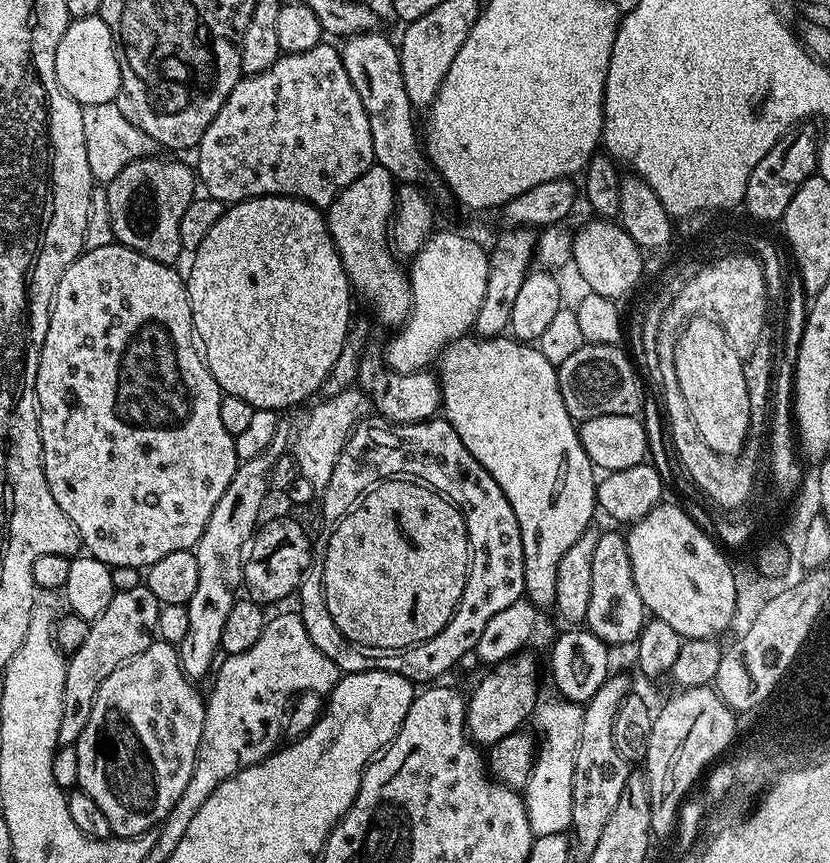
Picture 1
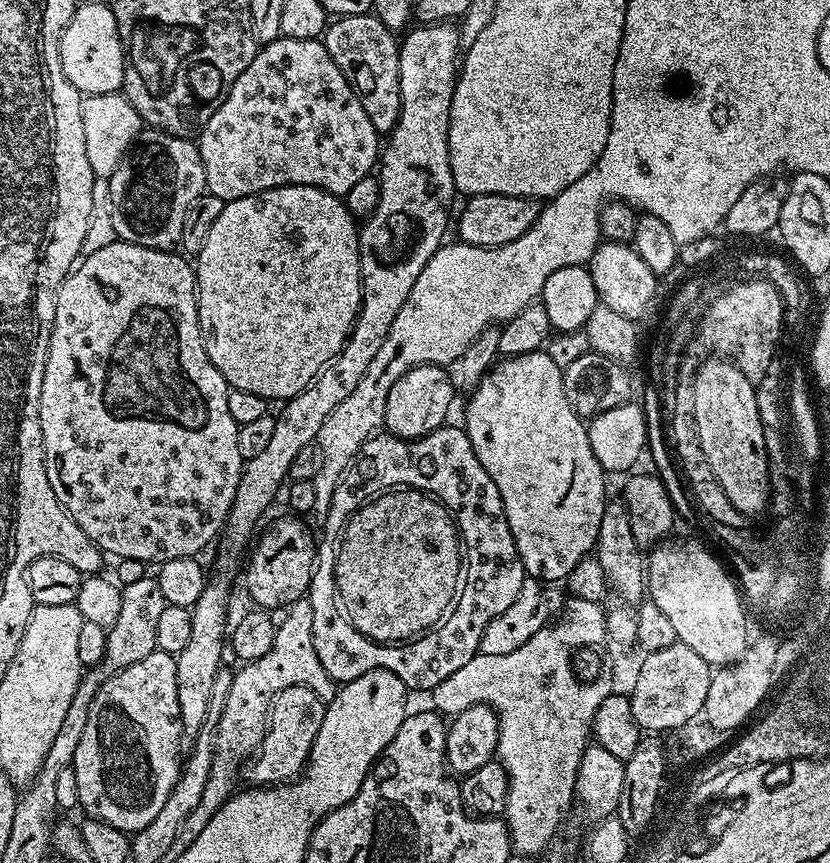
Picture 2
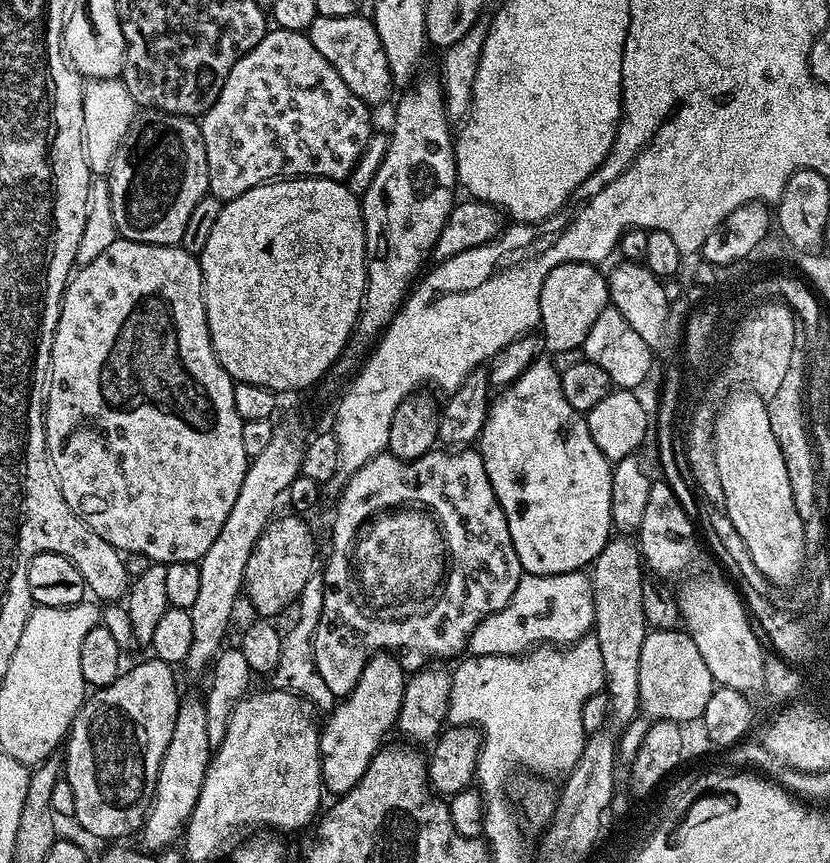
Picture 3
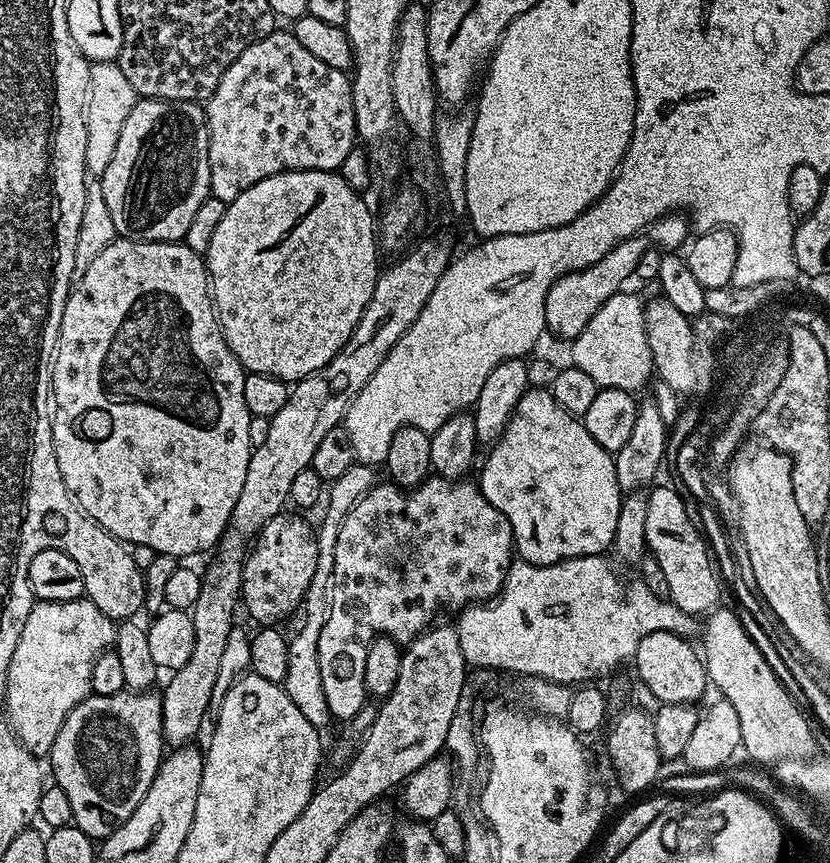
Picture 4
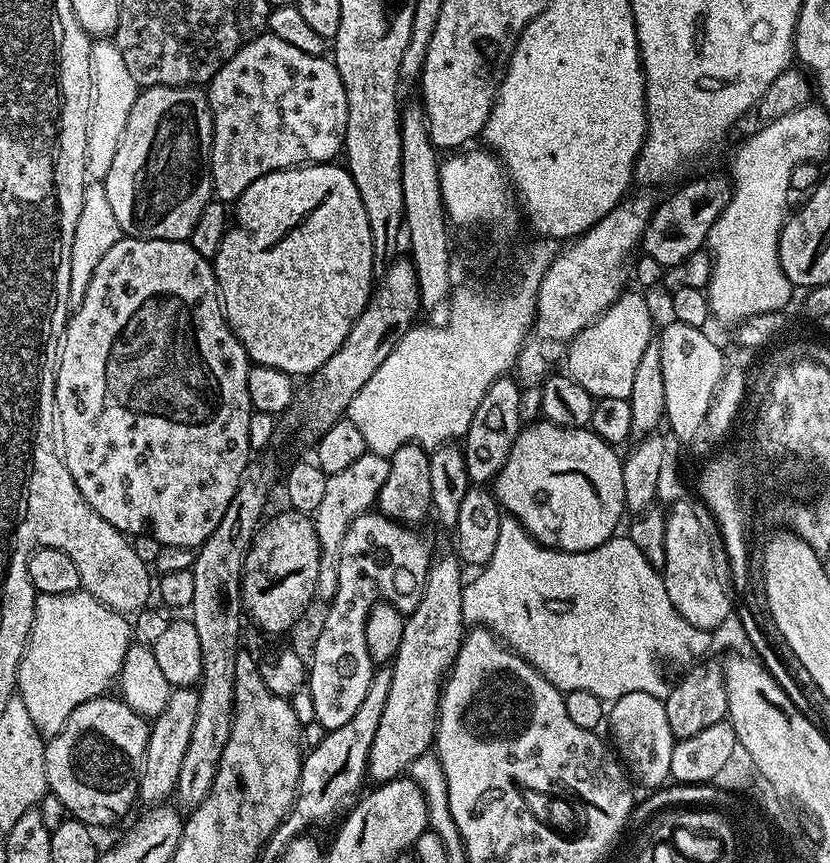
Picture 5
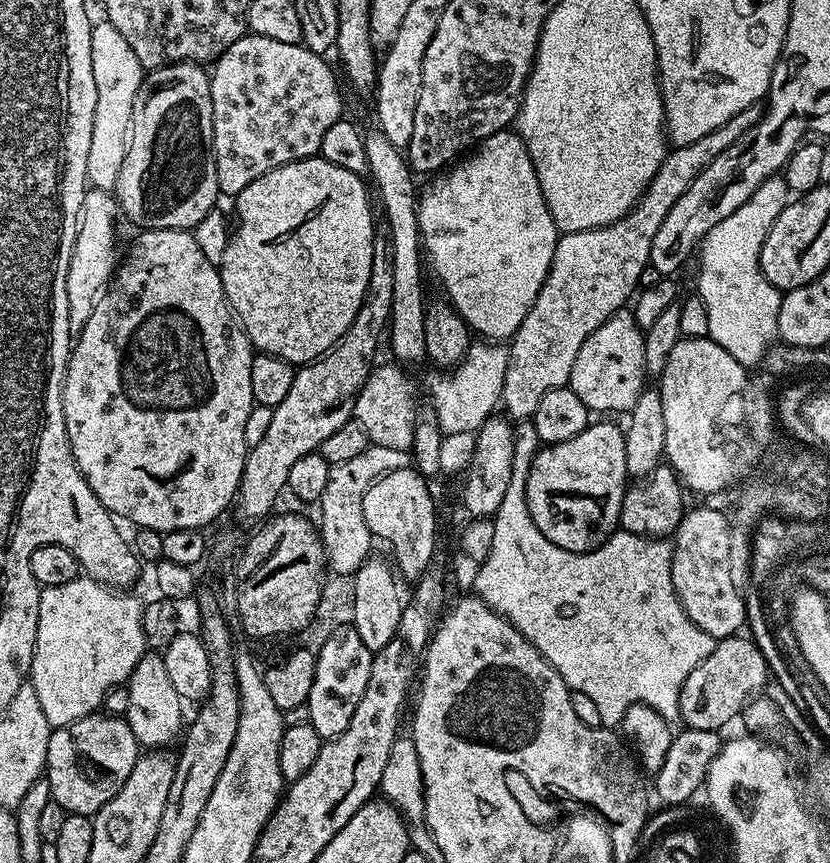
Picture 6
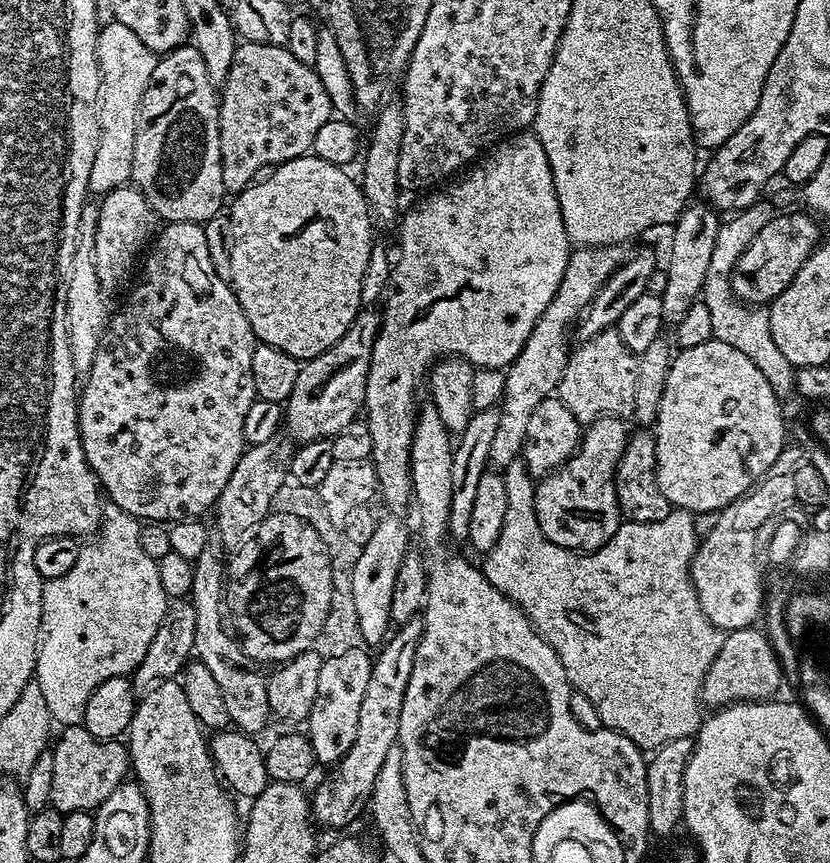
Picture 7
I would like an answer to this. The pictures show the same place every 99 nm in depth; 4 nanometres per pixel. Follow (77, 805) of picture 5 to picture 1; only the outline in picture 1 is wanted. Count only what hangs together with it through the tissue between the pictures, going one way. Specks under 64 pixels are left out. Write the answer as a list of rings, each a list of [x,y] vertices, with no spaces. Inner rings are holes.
[[[155,639],[152,645],[130,662],[118,666],[98,690],[90,722],[82,730],[75,748],[78,754],[79,791],[90,794],[98,802],[98,810],[106,814],[117,837],[137,837],[155,829],[182,798],[190,774],[194,774],[198,746],[202,742],[205,697],[195,683],[188,679],[180,665],[177,645]]]

